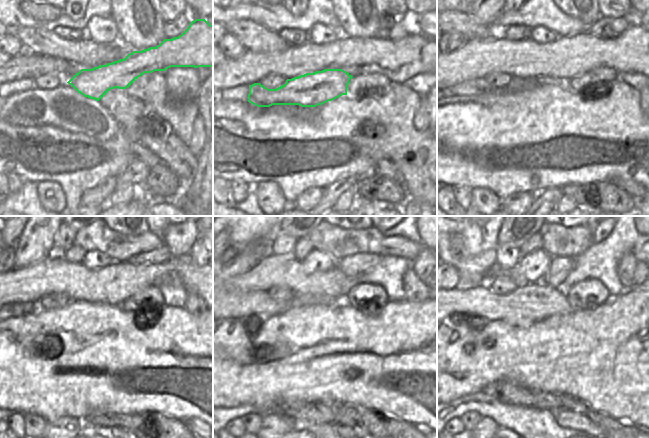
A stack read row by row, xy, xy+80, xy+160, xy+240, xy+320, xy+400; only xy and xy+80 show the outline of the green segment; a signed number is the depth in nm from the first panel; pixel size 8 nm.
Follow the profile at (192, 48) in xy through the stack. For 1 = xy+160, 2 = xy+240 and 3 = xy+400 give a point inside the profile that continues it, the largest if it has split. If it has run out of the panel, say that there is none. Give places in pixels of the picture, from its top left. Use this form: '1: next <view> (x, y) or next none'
1: next xy+160 (476, 87)
2: next xy+240 (18, 309)
3: next none

